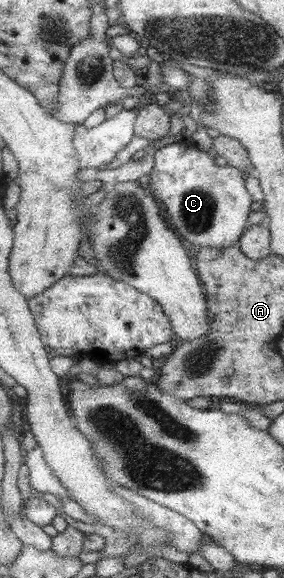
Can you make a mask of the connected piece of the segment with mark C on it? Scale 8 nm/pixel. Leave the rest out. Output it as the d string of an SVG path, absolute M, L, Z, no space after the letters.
M175 142L153 152L156 162L150 173L149 190L161 203L171 228L188 242L201 248L215 247L225 249L237 246L248 230L250 215L253 212L253 196L249 193L245 174L233 166L219 166L206 151L198 149L193 143Z

